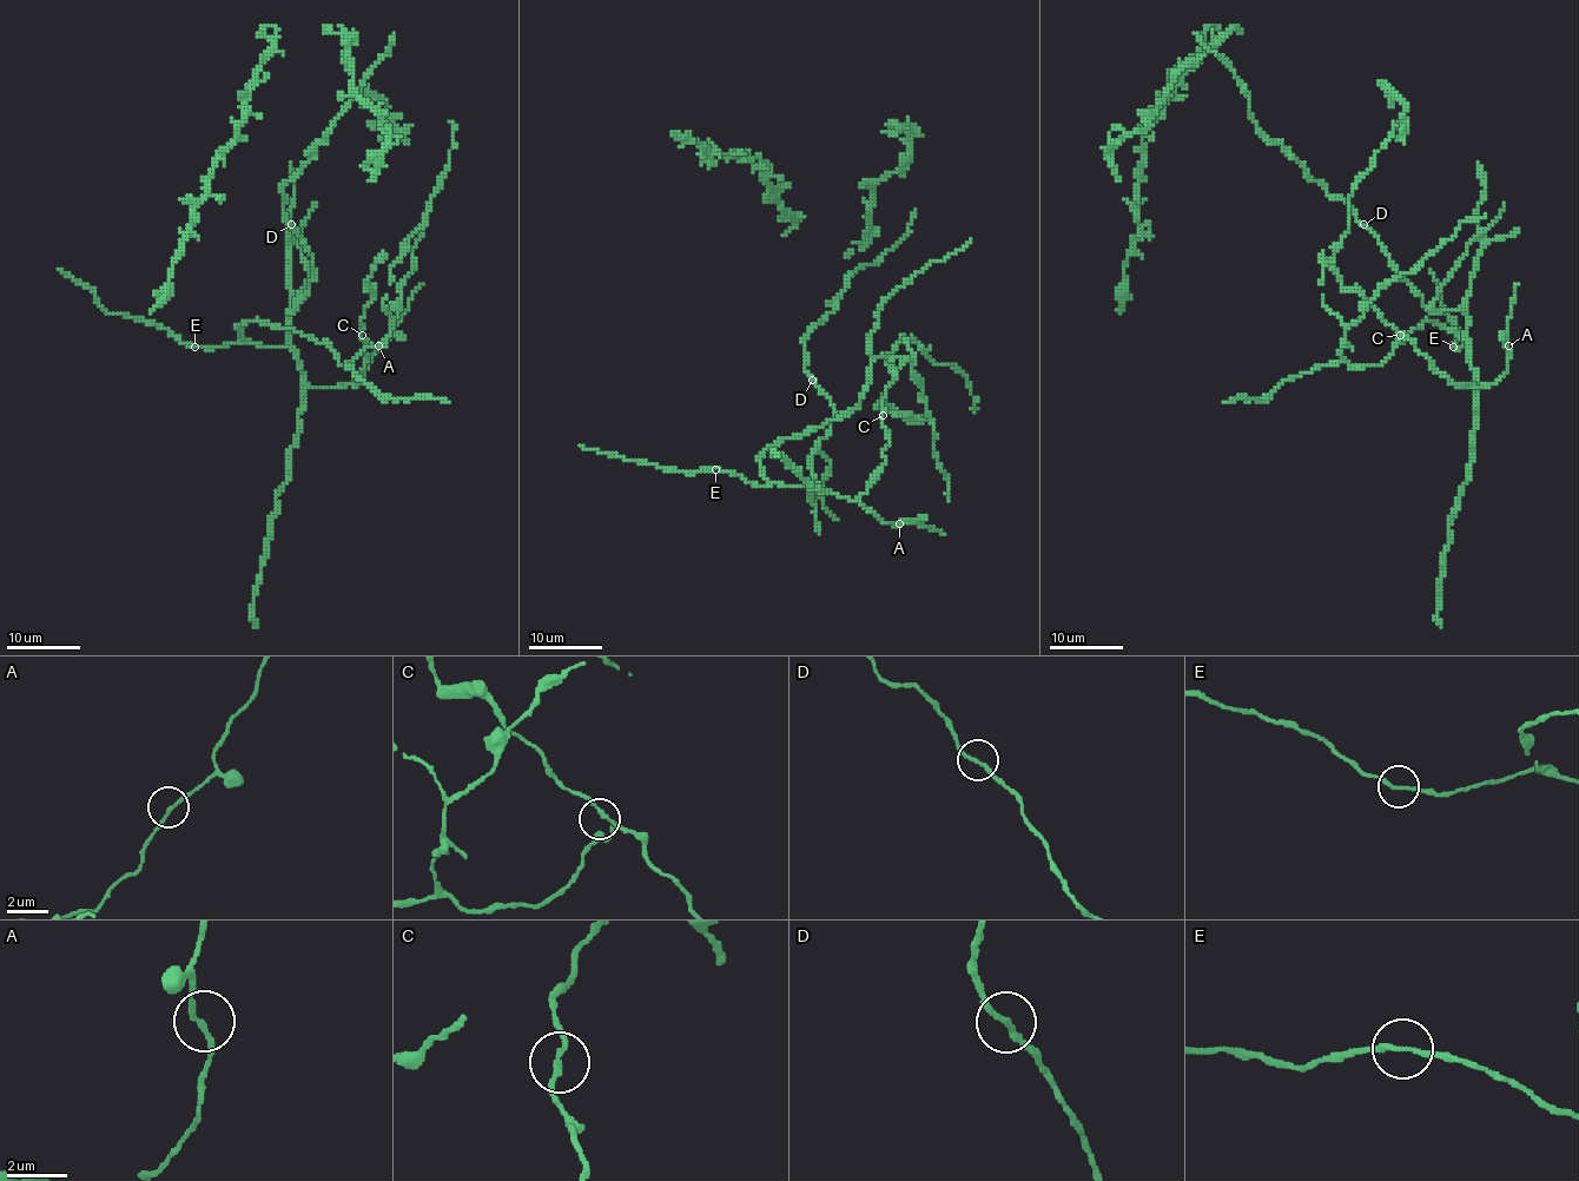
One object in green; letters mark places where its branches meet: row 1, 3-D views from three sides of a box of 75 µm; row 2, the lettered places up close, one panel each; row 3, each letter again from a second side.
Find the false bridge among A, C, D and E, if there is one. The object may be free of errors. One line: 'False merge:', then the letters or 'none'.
False merge: none

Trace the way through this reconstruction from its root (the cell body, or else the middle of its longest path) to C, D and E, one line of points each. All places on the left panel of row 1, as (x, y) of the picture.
C: (314, 264), (310, 290), (288, 311), (288, 344), (303, 380), (311, 387), (356, 384), (367, 358), (362, 335)
D: (314, 264), (310, 250), (291, 224)
E: (314, 264), (310, 290), (291, 312), (288, 311), (291, 309), (285, 345), (242, 341), (213, 349), (193, 345)

